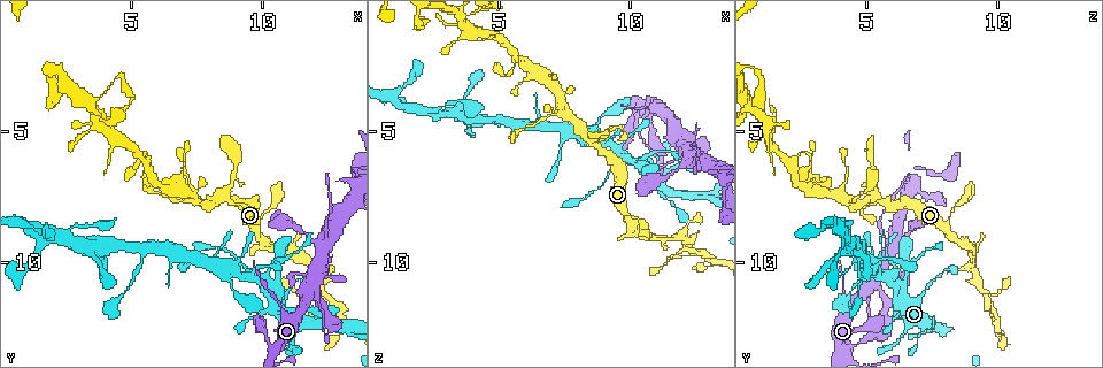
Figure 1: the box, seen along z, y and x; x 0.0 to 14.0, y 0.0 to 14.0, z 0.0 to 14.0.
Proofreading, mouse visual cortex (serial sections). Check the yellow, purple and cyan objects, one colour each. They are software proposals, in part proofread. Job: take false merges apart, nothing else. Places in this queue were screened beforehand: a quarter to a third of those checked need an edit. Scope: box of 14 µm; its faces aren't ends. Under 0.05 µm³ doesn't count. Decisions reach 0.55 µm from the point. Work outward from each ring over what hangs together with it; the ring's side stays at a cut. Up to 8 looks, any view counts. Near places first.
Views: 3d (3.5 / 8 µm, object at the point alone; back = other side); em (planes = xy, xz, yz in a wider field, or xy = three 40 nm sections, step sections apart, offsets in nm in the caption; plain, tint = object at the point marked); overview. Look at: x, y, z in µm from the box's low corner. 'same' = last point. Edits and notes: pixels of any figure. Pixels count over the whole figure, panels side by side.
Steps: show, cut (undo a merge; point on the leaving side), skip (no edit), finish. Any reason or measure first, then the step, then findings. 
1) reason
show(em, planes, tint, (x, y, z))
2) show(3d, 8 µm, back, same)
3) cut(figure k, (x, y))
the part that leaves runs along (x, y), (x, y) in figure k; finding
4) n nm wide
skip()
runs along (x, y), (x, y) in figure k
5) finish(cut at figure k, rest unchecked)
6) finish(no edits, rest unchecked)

sharp bend
show(3d, 8 µm, (13.3, 12.4, 10.0))

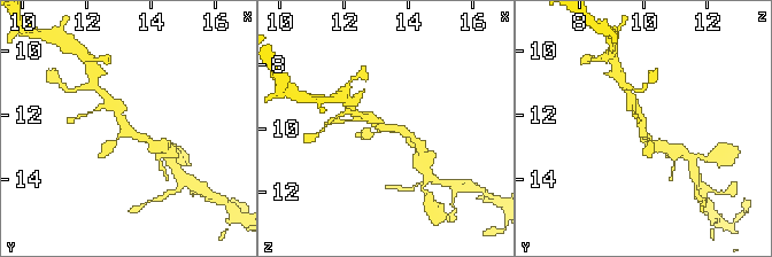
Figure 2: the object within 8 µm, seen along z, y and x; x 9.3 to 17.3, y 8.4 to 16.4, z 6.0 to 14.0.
show(em, planes, tint, (13.3, 12.5, 9.9))

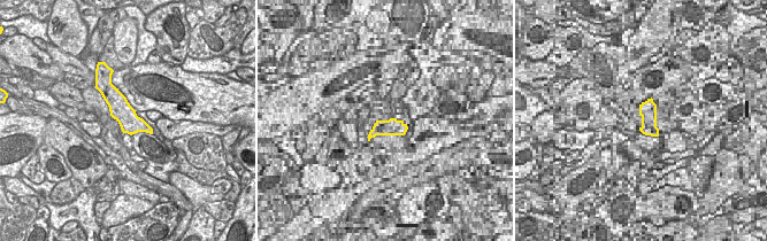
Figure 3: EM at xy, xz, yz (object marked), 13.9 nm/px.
skip()
runs along (632, 103), (640, 115), (649, 153) in figure 2; continuous, no second cell

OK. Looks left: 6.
four arms meet
show(3d, 8 µm, (8.5, 7.4, 5.4))

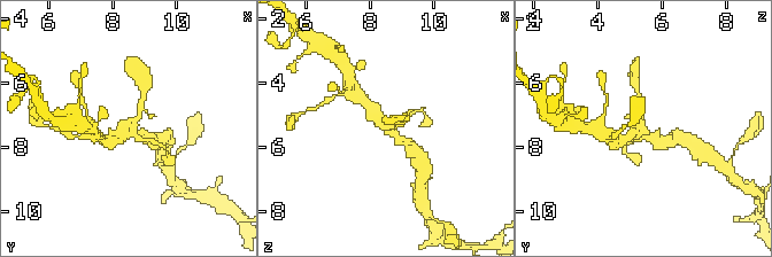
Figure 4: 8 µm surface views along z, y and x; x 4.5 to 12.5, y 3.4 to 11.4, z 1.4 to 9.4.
zoom in
show(3d, 3.5 µm, (8.5, 7.5, 5.3))

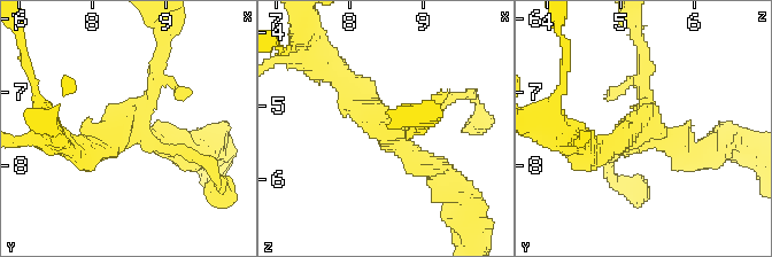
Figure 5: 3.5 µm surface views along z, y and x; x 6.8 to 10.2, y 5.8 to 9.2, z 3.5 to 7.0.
skip()
runs along (440, 174), (362, 108), (338, 75) in figure 5; one cell here

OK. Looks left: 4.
sudden change in width
show(3d, 3.5 µm, back, (9.2, 10.0, 6.6))

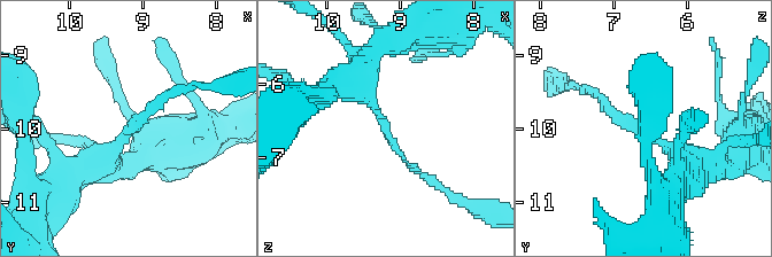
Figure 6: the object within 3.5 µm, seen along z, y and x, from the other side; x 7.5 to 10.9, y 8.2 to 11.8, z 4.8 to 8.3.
arms of 100, 400 nm; shape alone is not enough
show(em, xy, step 5, tint, (9.20, 10.05, 6.55))

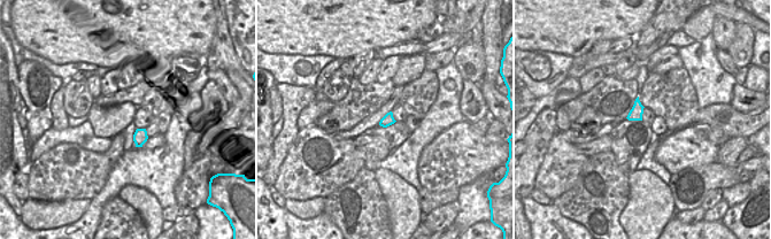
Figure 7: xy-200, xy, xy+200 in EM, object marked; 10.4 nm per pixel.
skip()
runs along (344, 85), (354, 79), (400, 156), (422, 173) in figure 6; one cell here

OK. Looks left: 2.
thin arm on a thick one
show(3d, 3.5 µm, (12.4, 9.4, 6.0))

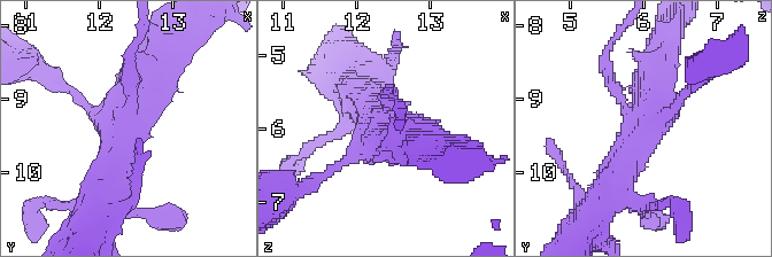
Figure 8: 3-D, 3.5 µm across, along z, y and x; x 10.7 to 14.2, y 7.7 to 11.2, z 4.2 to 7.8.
cut(figure 8, (605, 56))
the part that leaves runs along (618, 92), (607, 60), (618, 32) in figure 8; two cells meet here

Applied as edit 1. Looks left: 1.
finish(cut at figure 8, rest unchecked)

